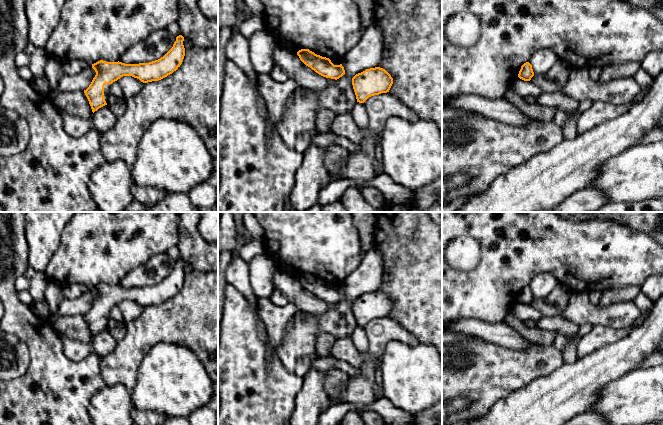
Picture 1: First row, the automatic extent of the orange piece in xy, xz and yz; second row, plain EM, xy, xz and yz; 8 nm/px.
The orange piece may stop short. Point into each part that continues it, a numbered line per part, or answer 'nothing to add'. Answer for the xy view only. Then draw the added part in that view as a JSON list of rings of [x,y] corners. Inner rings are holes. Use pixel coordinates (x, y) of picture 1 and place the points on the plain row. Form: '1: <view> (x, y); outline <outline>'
1: xy (107, 321); outline [[[105,308],[105,310],[104,310],[104,323],[105,323],[106,327],[107,327],[107,329],[112,324],[112,321],[110,320],[110,317],[109,317],[109,313],[110,313],[110,309]]]

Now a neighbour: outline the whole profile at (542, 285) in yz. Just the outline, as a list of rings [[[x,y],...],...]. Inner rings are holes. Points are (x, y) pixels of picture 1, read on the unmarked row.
[[[551,273],[536,275],[530,282],[529,287],[532,289],[534,299],[543,300],[558,285],[558,281]]]

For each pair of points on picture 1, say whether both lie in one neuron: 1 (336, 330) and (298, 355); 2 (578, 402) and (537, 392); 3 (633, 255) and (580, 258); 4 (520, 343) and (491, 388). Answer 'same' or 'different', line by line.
1: same
2: same
3: same
4: different

